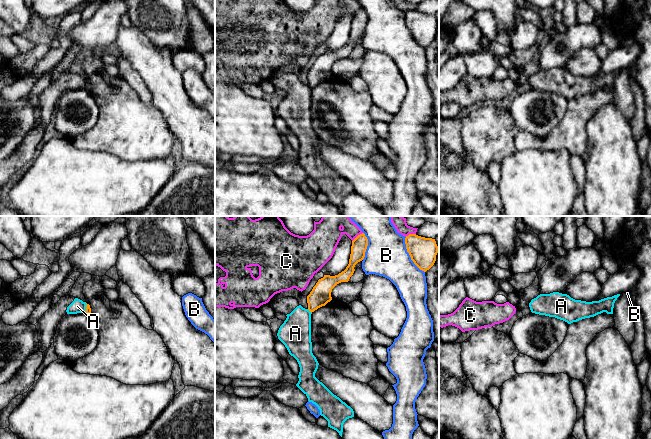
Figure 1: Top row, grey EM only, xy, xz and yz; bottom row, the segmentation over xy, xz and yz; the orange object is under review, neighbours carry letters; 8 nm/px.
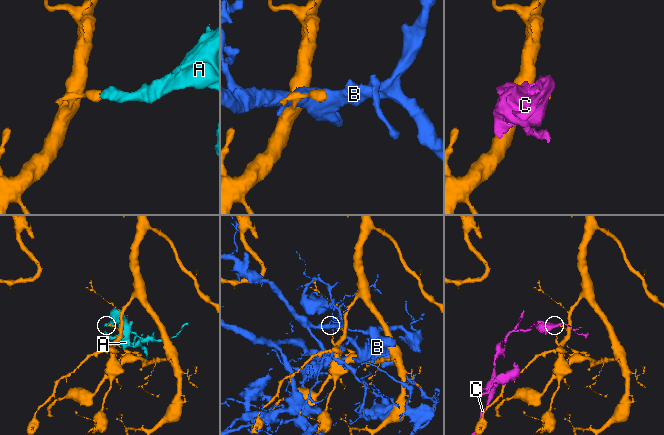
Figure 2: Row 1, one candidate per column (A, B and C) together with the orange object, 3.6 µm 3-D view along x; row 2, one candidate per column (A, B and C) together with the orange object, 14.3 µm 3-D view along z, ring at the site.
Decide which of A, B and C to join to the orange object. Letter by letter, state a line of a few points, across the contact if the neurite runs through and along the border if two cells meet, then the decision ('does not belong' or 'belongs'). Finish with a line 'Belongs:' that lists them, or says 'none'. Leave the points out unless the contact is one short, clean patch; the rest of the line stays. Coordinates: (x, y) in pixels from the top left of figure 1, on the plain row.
A: xz (307, 85), (311, 89) | does not belong
B: does not belong
C: does not belong
Belongs: none

